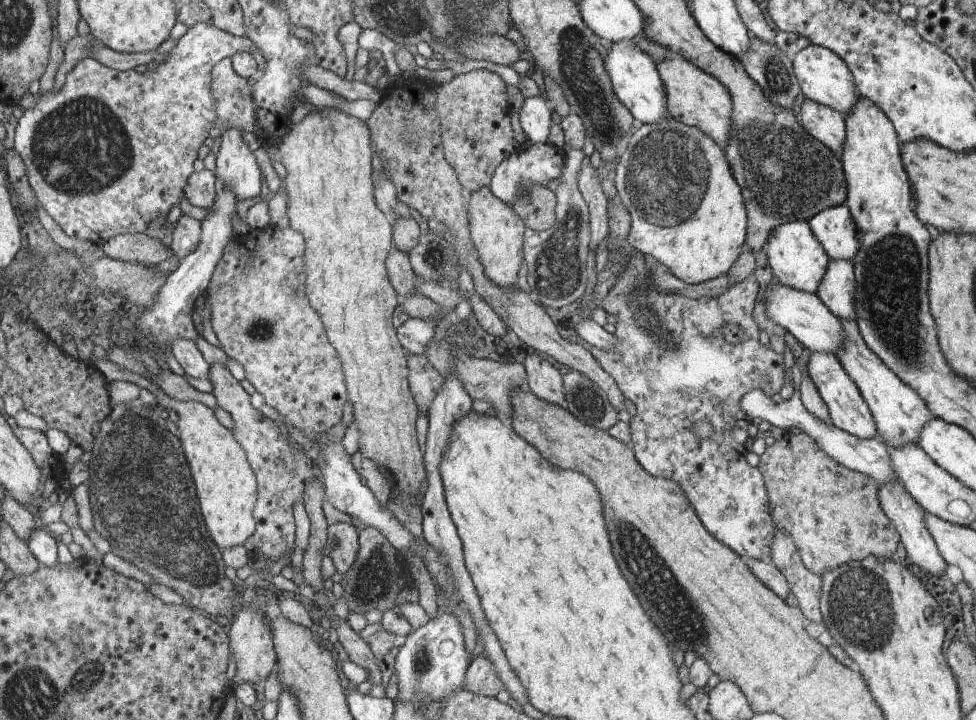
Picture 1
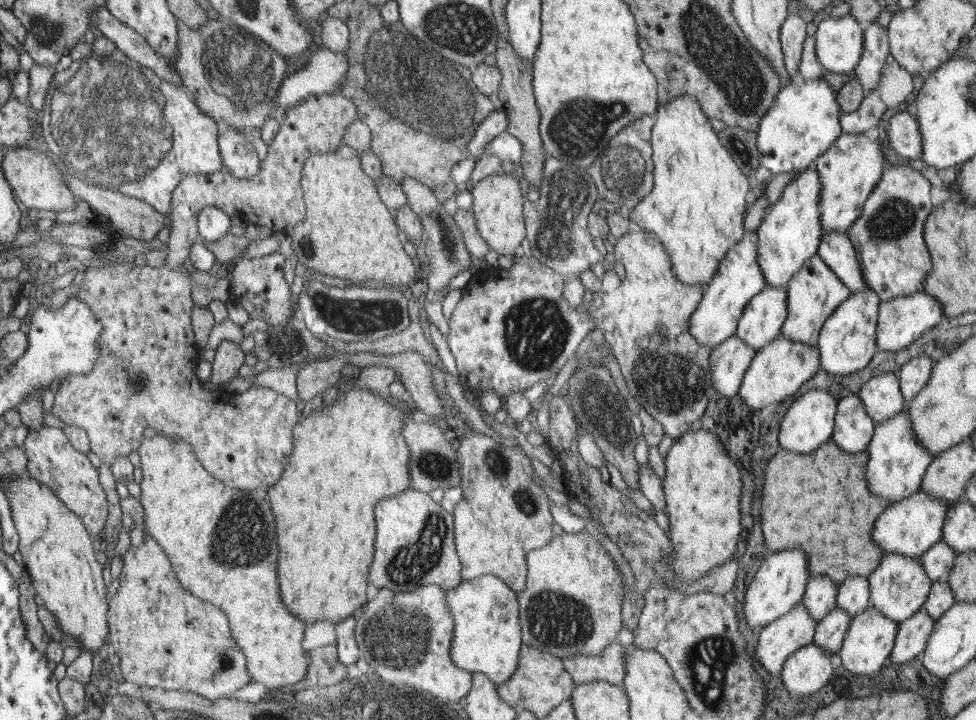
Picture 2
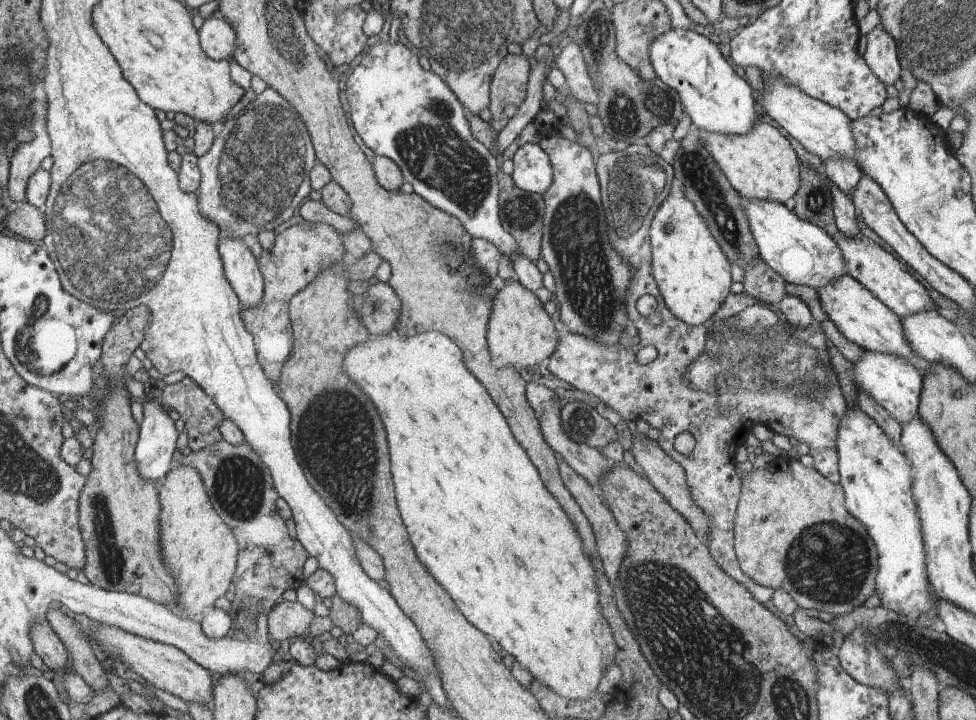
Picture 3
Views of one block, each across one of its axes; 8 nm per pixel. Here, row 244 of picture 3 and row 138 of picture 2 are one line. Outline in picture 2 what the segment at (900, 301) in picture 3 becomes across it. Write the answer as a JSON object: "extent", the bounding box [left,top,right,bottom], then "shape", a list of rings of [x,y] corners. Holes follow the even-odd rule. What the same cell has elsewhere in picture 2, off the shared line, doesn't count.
{"extent":[813,132,887,238],"shape":[[[842,132],[830,149],[816,160],[813,166],[818,171],[821,184],[818,208],[820,208],[822,238],[828,231],[847,232],[860,217],[866,199],[882,178],[883,170],[887,165],[882,153],[882,142],[874,133]]]}

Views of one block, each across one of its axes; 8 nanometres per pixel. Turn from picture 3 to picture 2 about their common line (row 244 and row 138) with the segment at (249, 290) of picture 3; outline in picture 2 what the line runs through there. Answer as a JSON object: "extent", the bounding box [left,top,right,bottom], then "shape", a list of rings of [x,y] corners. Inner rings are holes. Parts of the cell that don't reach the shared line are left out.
{"extent":[220,127,259,177],"shape":[[[234,127],[220,133],[220,156],[224,167],[237,177],[251,177],[259,172],[258,154],[244,135]]]}

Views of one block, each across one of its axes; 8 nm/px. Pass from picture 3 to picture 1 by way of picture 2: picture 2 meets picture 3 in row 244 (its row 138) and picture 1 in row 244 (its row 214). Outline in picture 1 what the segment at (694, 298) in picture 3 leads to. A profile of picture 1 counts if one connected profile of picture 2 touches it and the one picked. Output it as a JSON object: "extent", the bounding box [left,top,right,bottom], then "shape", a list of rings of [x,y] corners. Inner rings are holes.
{"extent":[613,117,747,285],"shape":[[[674,117],[660,120],[658,124],[639,125],[632,131],[627,150],[619,158],[613,176],[616,195],[632,217],[627,247],[652,255],[686,284],[698,285],[730,274],[747,240],[746,208],[724,150],[698,128],[684,125]]]}

